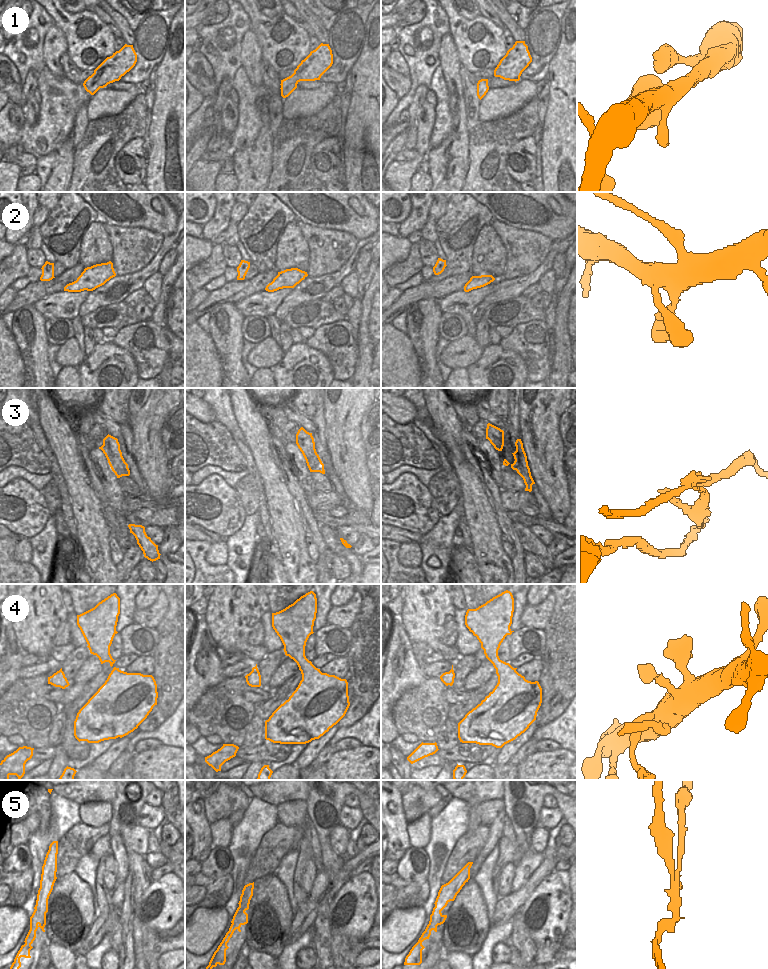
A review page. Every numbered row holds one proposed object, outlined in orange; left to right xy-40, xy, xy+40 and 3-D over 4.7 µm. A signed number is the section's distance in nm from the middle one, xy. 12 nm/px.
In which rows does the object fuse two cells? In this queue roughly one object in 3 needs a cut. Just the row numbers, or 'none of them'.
3, 5

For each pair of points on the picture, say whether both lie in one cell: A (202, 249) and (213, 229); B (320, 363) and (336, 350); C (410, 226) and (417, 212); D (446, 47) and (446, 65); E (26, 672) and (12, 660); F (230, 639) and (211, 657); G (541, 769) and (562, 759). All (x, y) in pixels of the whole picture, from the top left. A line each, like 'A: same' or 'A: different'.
A: different
B: different
C: same
D: same
E: different
F: different
G: same

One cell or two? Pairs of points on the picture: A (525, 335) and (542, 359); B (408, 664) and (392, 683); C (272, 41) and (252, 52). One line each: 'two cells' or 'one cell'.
A: one cell
B: one cell
C: two cells

